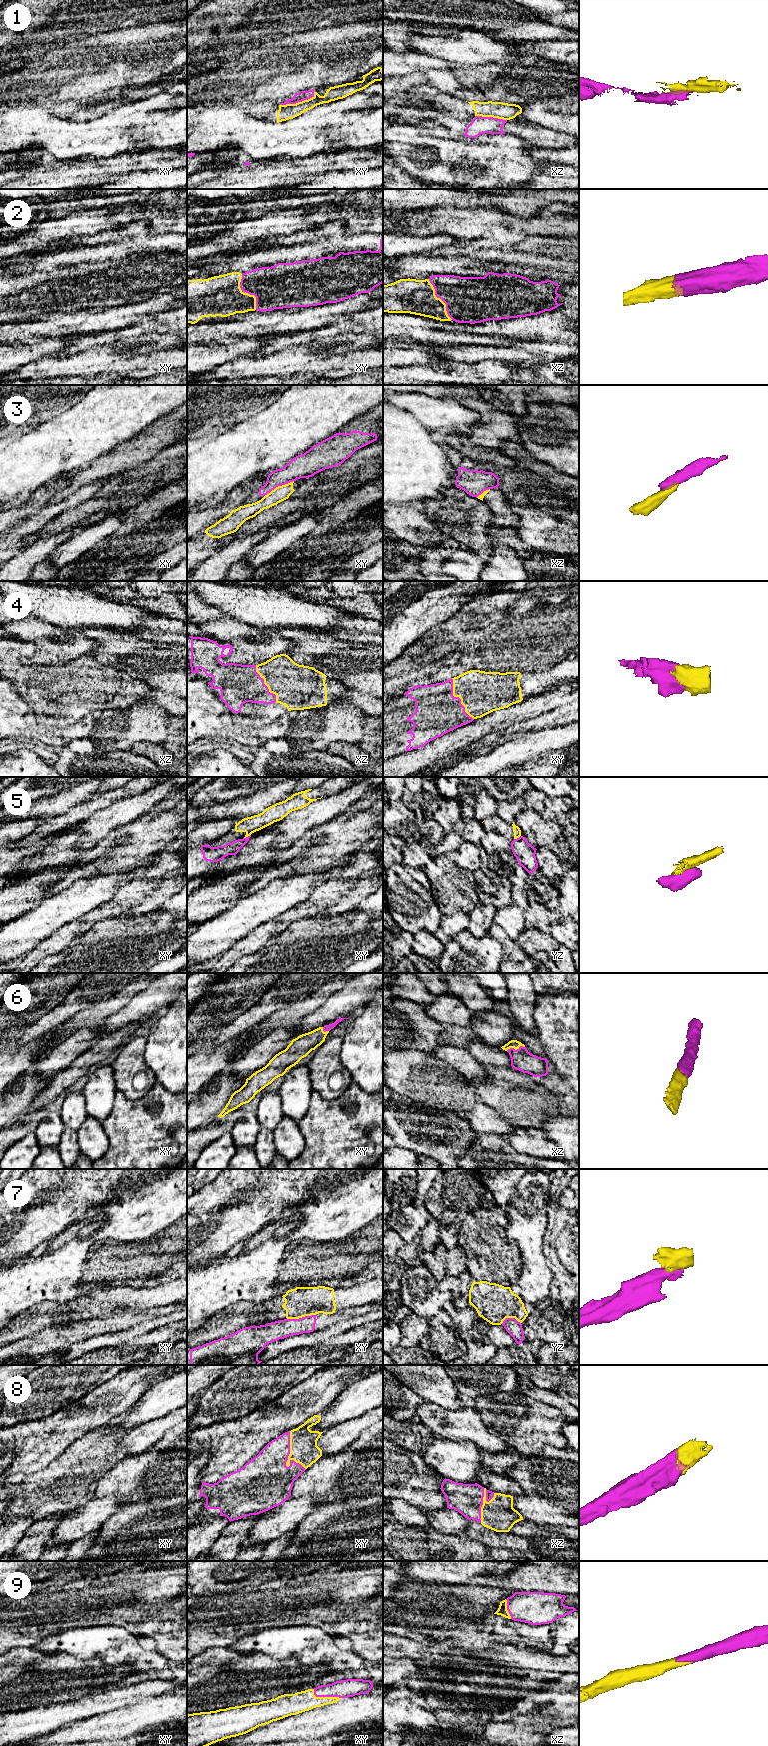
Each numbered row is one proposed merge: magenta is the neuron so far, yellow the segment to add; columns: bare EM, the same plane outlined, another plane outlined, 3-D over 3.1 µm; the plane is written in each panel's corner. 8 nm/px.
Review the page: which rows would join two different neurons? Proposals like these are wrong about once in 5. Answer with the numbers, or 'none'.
1, 3, 5, 7

